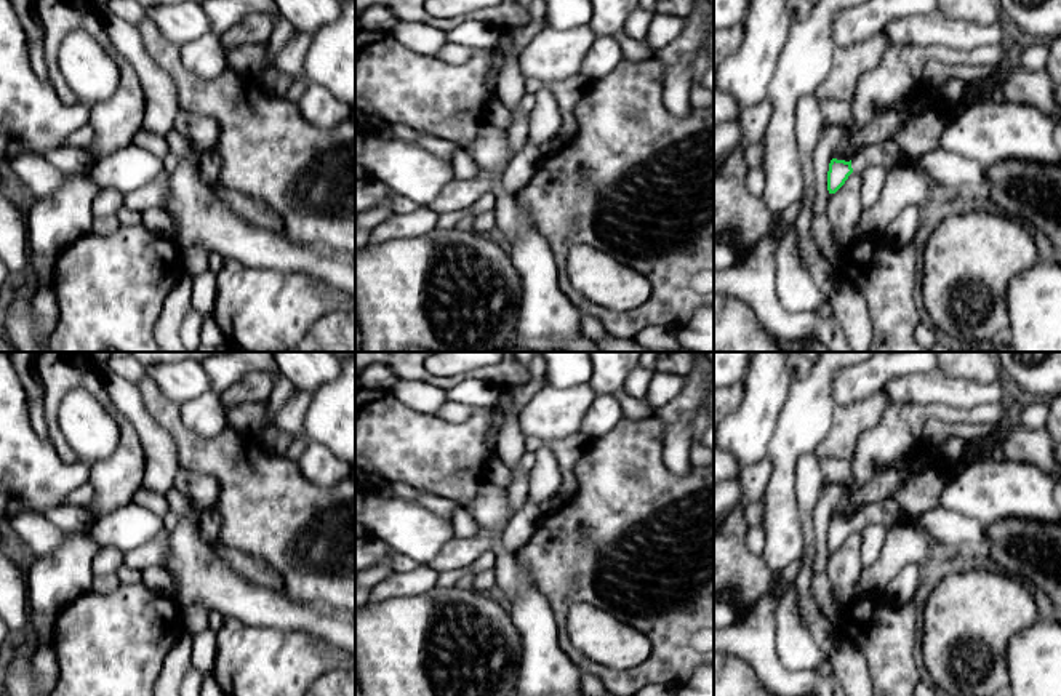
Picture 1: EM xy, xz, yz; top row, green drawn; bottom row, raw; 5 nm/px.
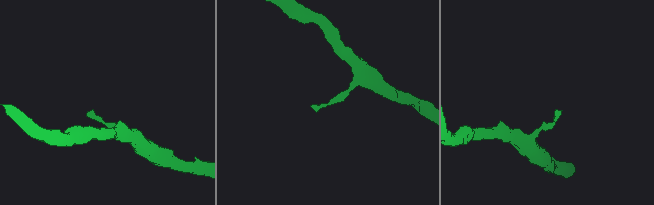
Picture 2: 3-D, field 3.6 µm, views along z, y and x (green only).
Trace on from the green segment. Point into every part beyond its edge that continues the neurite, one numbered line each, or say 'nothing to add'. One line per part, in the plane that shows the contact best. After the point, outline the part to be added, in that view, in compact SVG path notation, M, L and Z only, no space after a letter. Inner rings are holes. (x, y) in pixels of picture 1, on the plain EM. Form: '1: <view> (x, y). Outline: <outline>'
1: yz (887, 512). Outline: M893 499L869 504L851 518L853 530L861 530L867 525L891 526L903 518L901 507Z

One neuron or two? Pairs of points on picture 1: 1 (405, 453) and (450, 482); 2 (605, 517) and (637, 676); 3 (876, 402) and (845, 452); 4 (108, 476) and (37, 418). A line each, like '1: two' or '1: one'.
1: one
2: one
3: one
4: two

